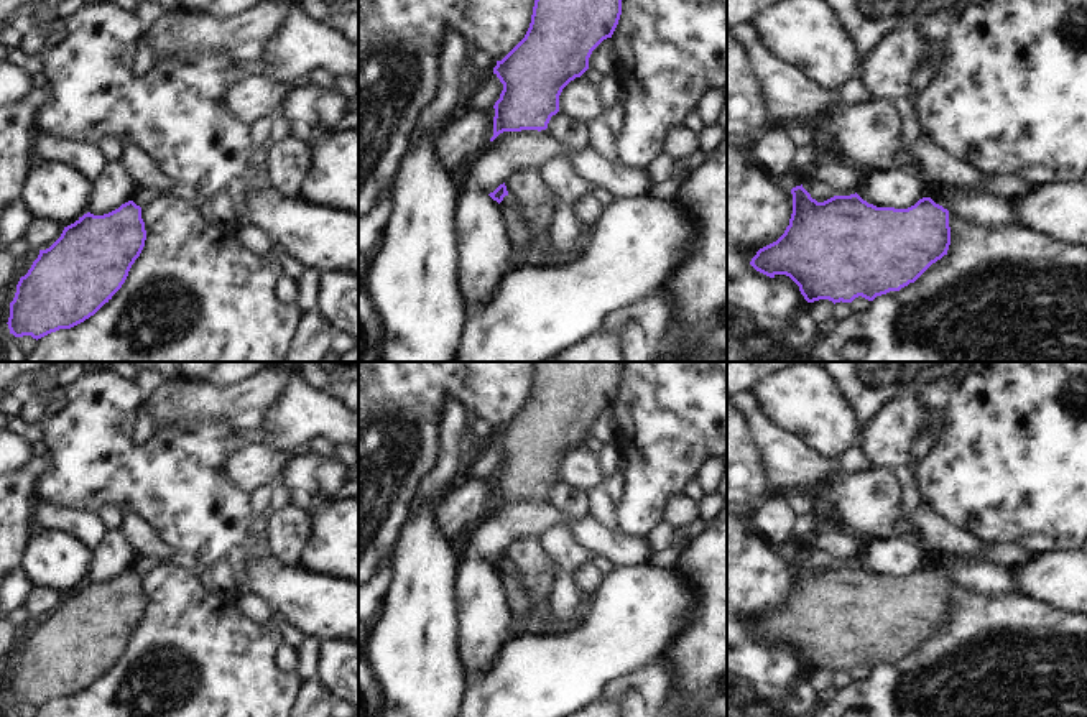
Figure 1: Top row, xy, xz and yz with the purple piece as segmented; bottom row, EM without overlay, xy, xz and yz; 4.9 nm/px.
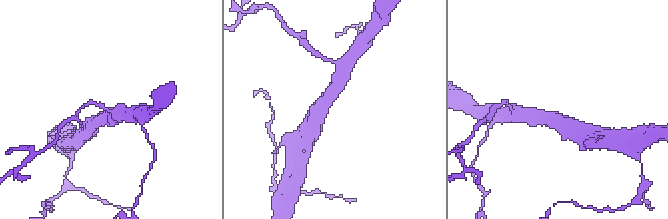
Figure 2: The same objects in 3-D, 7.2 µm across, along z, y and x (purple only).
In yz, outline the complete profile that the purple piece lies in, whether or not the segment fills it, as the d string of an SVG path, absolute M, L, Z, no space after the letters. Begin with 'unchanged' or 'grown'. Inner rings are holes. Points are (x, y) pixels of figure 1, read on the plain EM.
grown | M801 554L791 557L793 582L784 602L773 612L760 617L750 633L770 645L789 645L807 671L829 668L835 671L852 671L862 664L873 669L877 664L914 651L932 631L947 623L951 613L949 572L936 562L919 567L908 577L877 576L863 569L857 561L850 564L834 564L817 571Z

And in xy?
grown | M136 557L133 566L118 577L94 584L90 581L64 595L61 605L38 627L16 653L10 671L8 697L15 705L41 707L59 697L71 697L94 684L125 651L128 640L140 625L146 599L141 576L150 569L150 559Z

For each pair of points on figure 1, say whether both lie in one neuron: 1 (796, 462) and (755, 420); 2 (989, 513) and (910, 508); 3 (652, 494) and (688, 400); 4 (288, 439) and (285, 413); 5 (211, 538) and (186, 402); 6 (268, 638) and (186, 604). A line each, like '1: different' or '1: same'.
1: same
2: different
3: same
4: same
5: different
6: same

